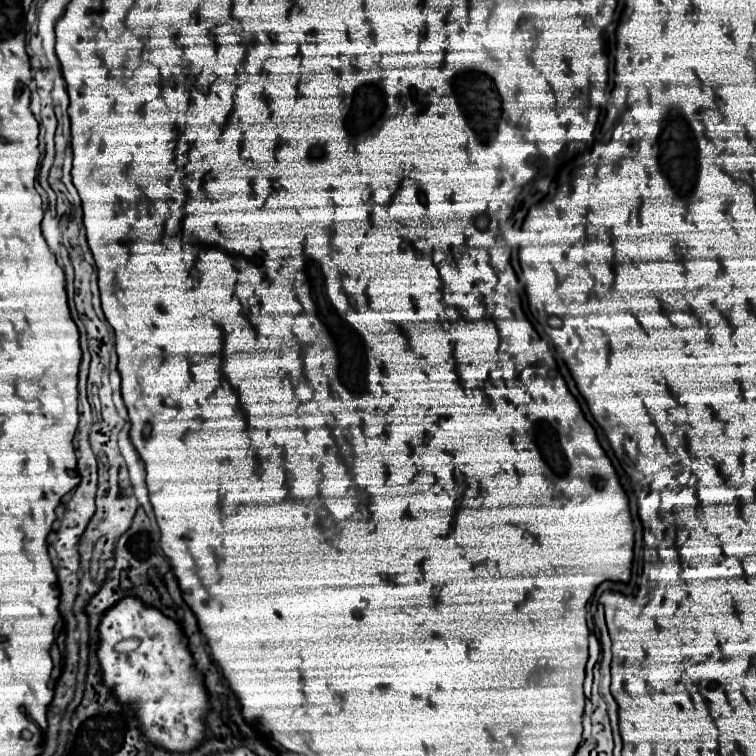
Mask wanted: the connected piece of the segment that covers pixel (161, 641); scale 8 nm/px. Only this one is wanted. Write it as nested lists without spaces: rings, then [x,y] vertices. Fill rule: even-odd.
[[[127,596],[119,604],[115,604],[109,612],[105,612],[99,626],[99,634],[101,642],[97,656],[105,676],[103,682],[107,688],[115,692],[119,702],[133,706],[147,740],[169,752],[189,752],[195,746],[199,746],[199,742],[203,740],[203,728],[205,728],[203,716],[209,710],[209,698],[203,686],[203,678],[193,664],[193,656],[187,650],[187,640],[179,624],[175,624],[175,620],[169,620],[155,608],[147,608],[145,604],[141,604],[141,600]],[[125,644],[137,644],[137,646],[133,650],[127,650]]]

